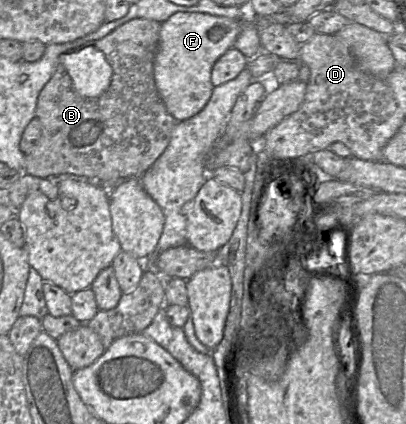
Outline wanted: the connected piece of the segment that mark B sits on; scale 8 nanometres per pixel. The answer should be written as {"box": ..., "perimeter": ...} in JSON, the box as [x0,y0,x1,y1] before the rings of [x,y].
{"box":[24,18,177,184],"perimeter":[[[135,18],[119,26],[94,45],[81,46],[59,56],[59,64],[49,81],[40,91],[35,110],[35,117],[40,121],[42,130],[38,144],[33,151],[25,155],[24,172],[38,178],[51,178],[71,174],[100,184],[114,184],[131,177],[141,177],[167,148],[173,129],[177,124],[167,111],[159,96],[154,81],[154,58],[158,47],[161,24],[155,20]]]}

